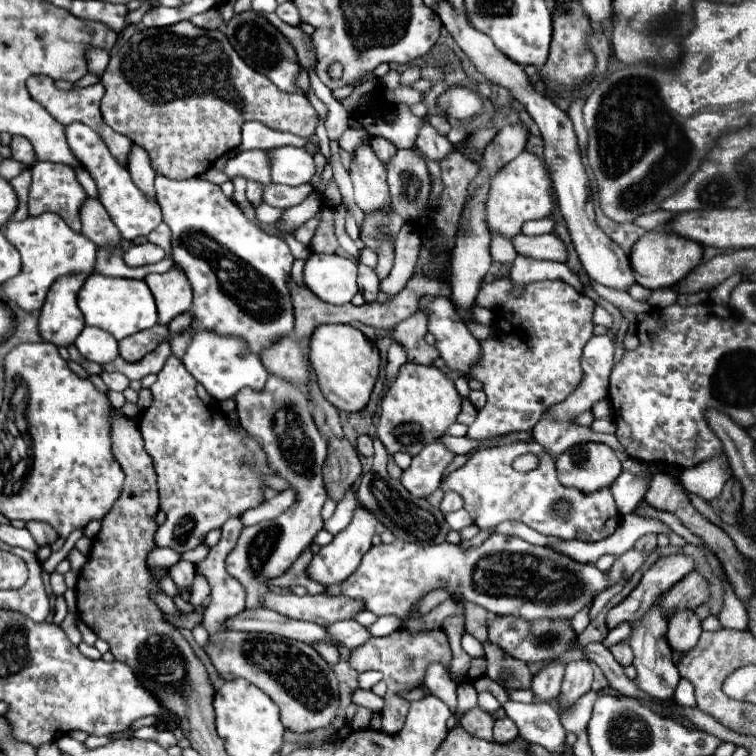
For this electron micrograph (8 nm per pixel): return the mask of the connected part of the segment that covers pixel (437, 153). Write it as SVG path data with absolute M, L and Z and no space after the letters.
M423 116L421 118L421 126L419 126L419 136L417 136L417 146L433 160L441 162L453 148L451 148L451 142L441 136L429 122L429 116Z

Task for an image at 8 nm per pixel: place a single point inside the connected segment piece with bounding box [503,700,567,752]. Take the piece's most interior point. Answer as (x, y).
(539, 723)

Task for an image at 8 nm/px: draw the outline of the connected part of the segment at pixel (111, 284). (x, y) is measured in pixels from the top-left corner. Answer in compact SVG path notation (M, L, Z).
M91 274L79 292L79 308L85 316L87 326L103 328L119 340L157 324L155 298L153 298L149 286L145 284L145 280L129 280L129 278L111 278L111 276Z

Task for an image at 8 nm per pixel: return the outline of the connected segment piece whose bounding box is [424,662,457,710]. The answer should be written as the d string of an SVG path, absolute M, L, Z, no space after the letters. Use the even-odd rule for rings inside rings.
M433 662L431 666L427 666L424 683L430 692L433 692L437 698L441 698L443 702L447 702L447 706L451 710L455 710L455 706L457 706L457 694L455 694L457 684L451 682L449 672L447 672L447 668L443 664Z

